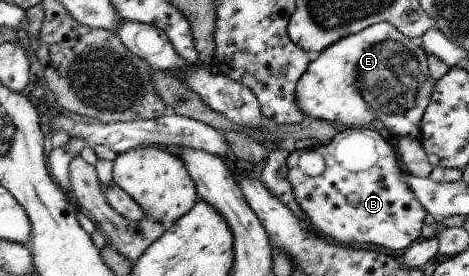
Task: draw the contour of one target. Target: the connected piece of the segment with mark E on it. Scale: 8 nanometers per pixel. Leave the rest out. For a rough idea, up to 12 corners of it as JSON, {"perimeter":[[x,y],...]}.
{"perimeter":[[387,22],[340,39],[298,79],[298,111],[420,138],[435,85]]}

